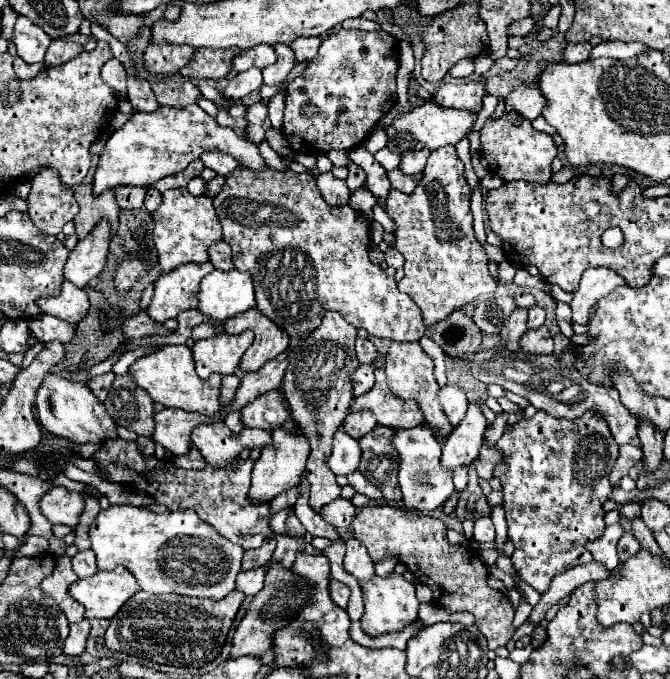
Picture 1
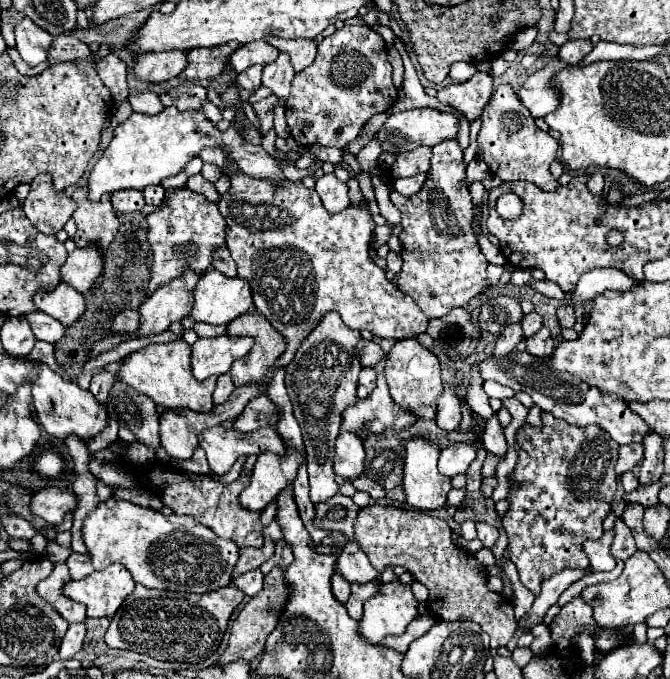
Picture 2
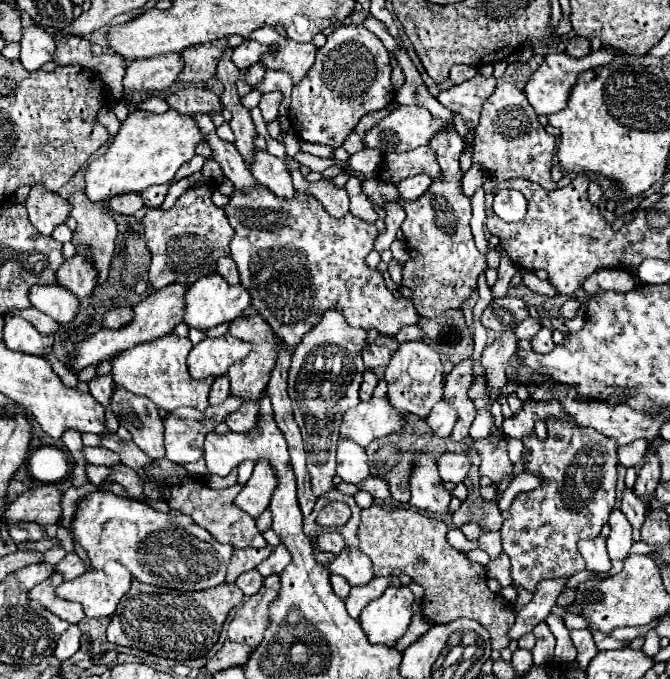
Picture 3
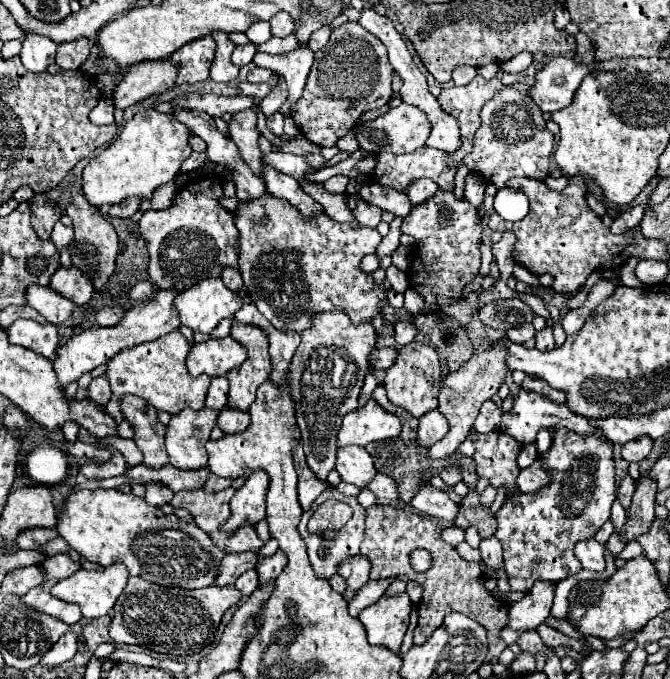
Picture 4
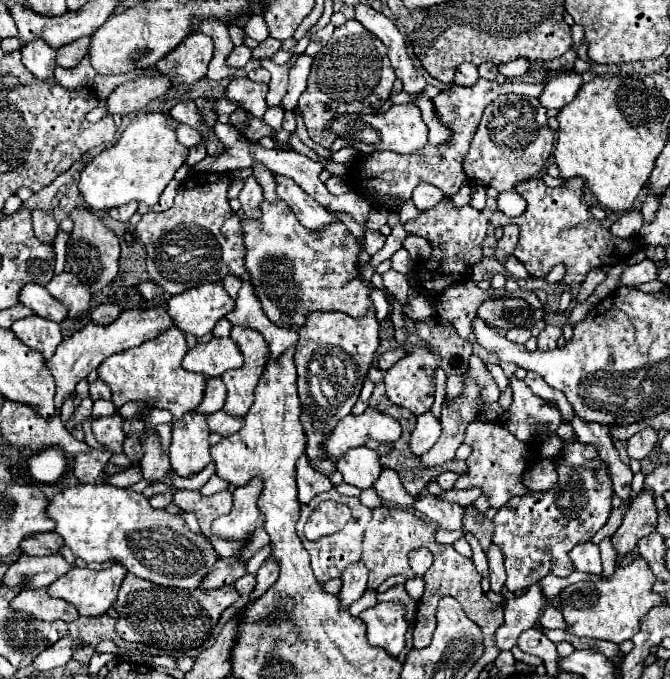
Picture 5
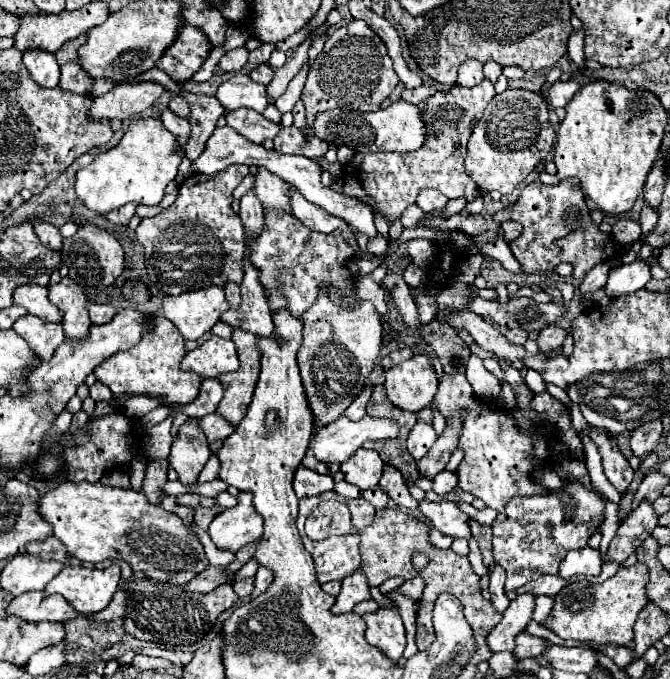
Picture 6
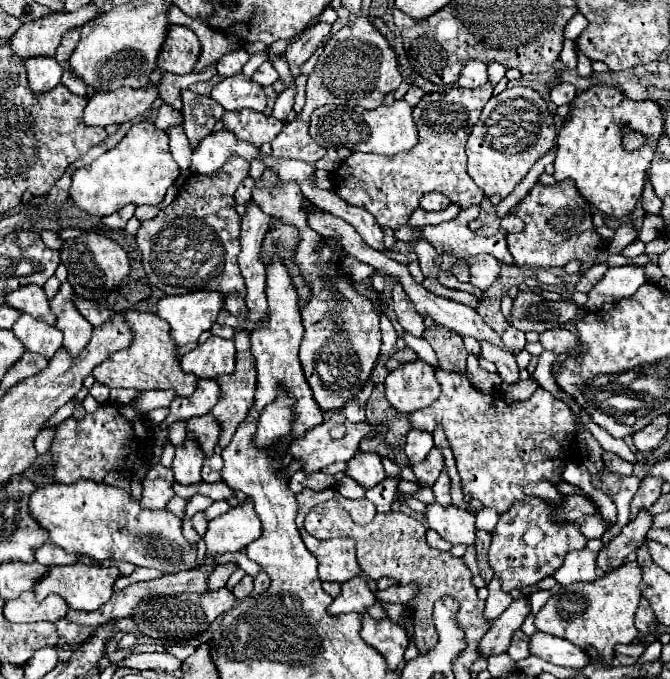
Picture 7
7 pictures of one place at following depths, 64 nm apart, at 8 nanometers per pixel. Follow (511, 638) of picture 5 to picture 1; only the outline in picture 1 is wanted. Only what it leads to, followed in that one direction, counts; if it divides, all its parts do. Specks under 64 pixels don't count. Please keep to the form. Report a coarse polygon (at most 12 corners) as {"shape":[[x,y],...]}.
{"shape":[[588,562],[552,578],[528,622],[538,626],[546,612],[584,582],[598,582],[608,570]]}

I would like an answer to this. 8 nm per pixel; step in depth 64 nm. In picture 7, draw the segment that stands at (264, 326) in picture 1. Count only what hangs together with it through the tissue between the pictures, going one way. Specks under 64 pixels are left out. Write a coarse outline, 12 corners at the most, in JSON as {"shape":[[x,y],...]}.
{"shape":[[238,330],[236,368],[216,378],[220,448],[246,420],[256,390],[250,334]]}

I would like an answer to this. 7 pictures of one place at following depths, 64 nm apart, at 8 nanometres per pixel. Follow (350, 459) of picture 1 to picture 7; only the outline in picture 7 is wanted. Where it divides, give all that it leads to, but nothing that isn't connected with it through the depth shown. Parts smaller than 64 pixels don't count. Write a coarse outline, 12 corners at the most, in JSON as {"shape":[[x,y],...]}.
{"shape":[[358,452],[346,474],[364,488],[386,478],[380,456]]}

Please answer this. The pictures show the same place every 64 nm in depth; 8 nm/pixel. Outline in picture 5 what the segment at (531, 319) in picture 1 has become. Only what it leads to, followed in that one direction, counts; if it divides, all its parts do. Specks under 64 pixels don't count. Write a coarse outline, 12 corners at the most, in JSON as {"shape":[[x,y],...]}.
{"shape":[[512,328],[506,332],[510,342],[524,344],[530,330]]}

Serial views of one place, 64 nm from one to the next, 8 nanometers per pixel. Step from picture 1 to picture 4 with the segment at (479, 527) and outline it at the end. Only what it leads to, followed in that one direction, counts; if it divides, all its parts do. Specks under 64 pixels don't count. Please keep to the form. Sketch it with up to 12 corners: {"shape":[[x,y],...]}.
{"shape":[[494,536],[482,540],[480,552],[486,566],[498,572],[502,546]]}

